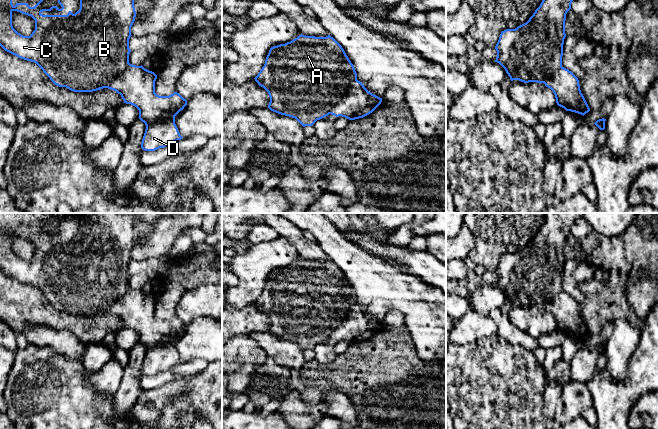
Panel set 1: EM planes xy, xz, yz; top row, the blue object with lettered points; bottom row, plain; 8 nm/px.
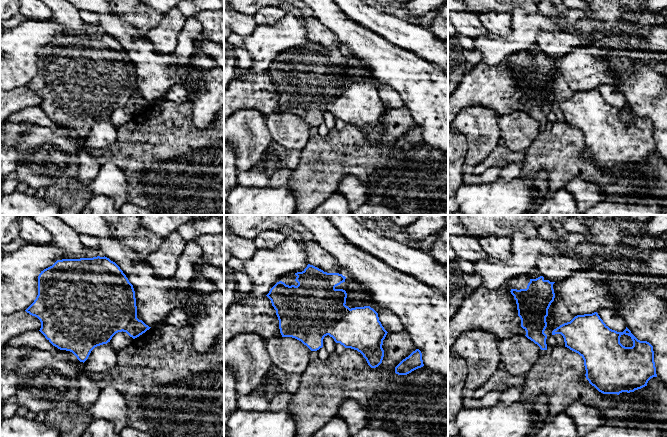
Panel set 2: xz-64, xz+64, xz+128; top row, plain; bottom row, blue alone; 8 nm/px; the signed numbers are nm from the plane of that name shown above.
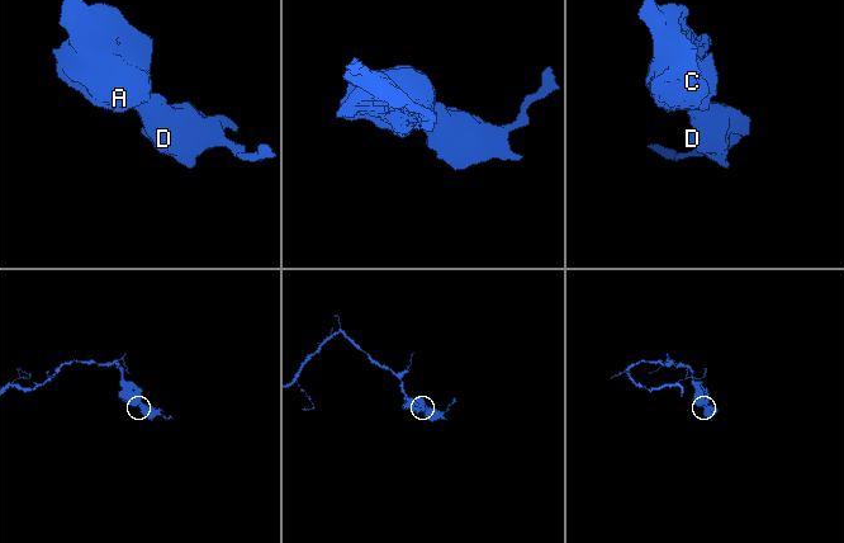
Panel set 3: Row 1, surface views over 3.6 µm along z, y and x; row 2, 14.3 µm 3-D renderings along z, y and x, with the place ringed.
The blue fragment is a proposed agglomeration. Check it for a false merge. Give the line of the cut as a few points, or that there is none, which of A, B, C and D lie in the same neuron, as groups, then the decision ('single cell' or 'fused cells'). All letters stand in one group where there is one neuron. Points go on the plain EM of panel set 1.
xz (356, 303), (347, 316), (331, 332), (329, 337) | A B C / D | fused cells

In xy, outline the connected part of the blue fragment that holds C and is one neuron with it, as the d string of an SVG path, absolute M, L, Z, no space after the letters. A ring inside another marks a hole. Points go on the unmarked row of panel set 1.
M0 213L0 270L18 282L36 287L50 304L59 311L66 311L74 316L93 316L106 312L108 306L116 302L129 290L129 263L131 251L135 245L134 213L90 213L80 216L80 233L67 239L43 239L43 235L64 233L60 226L62 220L44 218L34 230L27 227L12 228L8 213ZM17 235L31 240L35 244L35 254L30 260L23 260L12 250L12 236Z

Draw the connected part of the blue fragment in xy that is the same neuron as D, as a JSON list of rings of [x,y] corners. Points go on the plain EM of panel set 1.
[[[142,289],[129,290],[116,302],[110,304],[106,312],[121,319],[124,327],[139,334],[139,343],[146,353],[141,372],[155,375],[170,369],[183,361],[175,348],[175,340],[187,329],[187,324],[179,317],[159,320],[155,317],[157,299]]]

